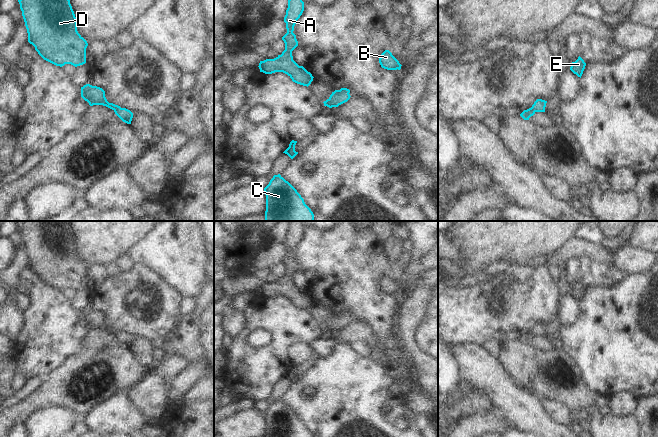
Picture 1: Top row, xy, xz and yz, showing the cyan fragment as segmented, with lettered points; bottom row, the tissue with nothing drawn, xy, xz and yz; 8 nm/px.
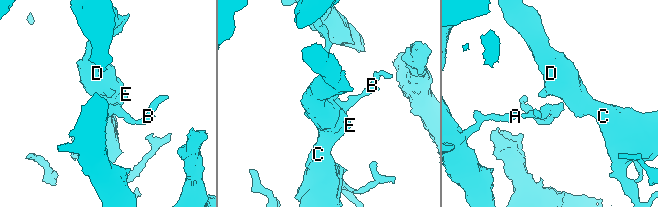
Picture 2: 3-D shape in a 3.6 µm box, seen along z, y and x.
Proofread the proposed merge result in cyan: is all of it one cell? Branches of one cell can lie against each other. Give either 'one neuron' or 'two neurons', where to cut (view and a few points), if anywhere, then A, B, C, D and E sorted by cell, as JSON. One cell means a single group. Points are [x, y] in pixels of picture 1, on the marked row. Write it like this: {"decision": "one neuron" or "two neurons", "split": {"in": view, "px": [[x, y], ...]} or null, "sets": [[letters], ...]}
{"decision": "one neuron", "split": null, "sets": [["A", "B", "C", "D", "E"]]}

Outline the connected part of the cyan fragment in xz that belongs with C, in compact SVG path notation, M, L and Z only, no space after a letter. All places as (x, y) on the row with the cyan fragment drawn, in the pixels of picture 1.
M280 174L273 176L264 192L264 221L314 221L314 214L304 199Z

